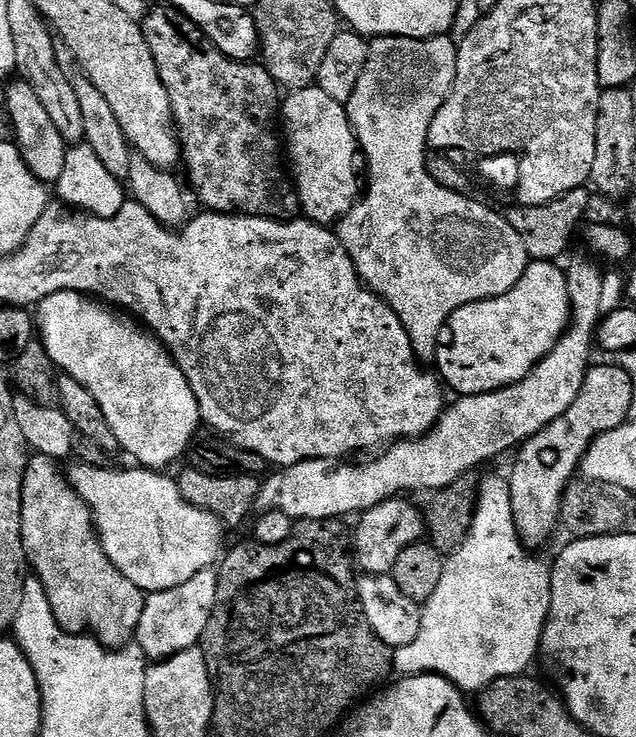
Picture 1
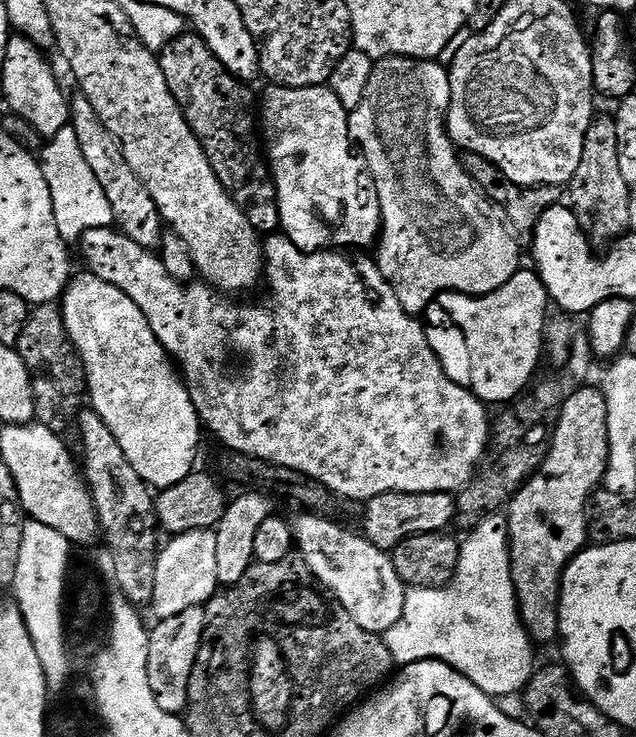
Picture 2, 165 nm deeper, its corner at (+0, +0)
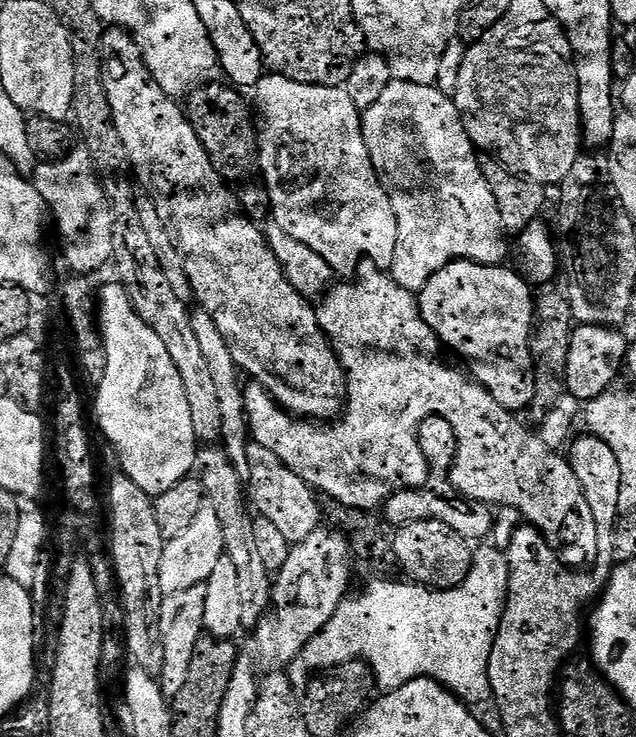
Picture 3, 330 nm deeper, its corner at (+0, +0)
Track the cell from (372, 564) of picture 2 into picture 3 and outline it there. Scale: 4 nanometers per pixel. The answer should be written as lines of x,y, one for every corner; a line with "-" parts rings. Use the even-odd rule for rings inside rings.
255,442
249,443
248,456
252,461
248,464
248,492
247,499
251,507
259,515
265,516
282,533
282,538
288,540
289,545
305,540
318,527
318,500
313,489
298,474
294,474
285,464
277,464
269,458
268,451

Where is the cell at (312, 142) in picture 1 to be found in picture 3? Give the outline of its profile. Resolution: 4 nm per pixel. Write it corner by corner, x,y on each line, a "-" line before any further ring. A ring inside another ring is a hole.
265,74
257,82
254,95
256,95
254,112
258,117
258,163
260,165
260,175
268,187
271,219
290,238
294,238
298,242
302,242
302,246
308,246
310,250
314,250
314,254
318,254
332,267
333,273
340,274
340,272
350,271
360,259
369,260
372,266
380,270
391,269
392,259
394,258
394,246
398,238
398,222
394,218
394,210
390,206
390,198
386,194
386,190
378,182
376,172
372,169
372,164
358,143
358,132
354,127
354,117
357,115
358,110
350,102
347,91
343,87
327,88
317,84
294,82
285,76

